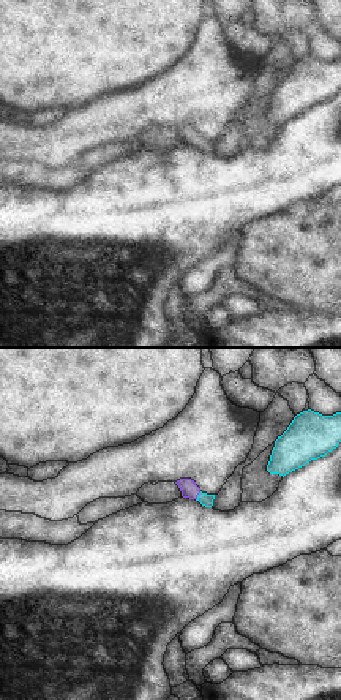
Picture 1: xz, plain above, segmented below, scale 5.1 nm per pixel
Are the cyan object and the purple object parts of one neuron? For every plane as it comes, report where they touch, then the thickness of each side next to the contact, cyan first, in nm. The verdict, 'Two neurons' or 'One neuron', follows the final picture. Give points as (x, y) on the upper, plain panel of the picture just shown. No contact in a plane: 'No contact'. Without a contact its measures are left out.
Touches cyan at (198, 143). Thickness 70 nm (cyan) against 90 nm

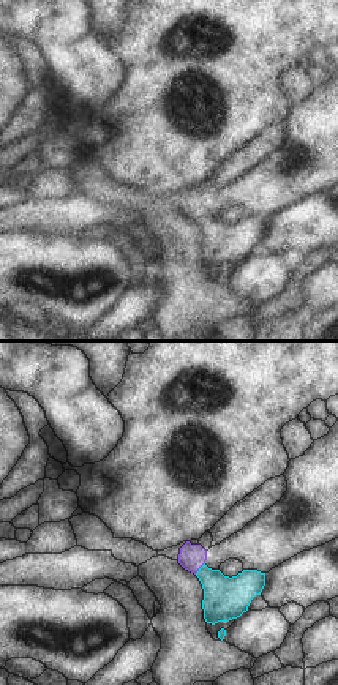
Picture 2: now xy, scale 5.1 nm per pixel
Touches cyan at (199, 215). Thickness 220 nm (cyan) against 140 nm

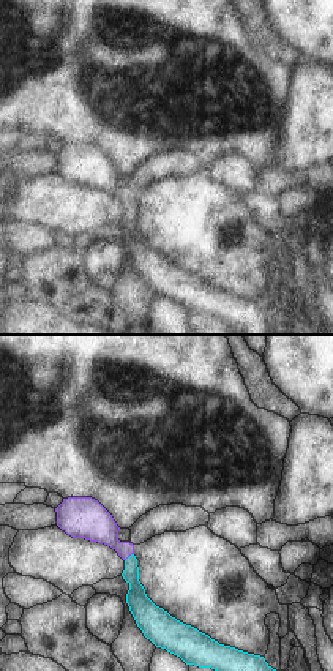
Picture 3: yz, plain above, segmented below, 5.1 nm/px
Touches cyan at (128, 204). Thickness 110 nm (cyan) against 180 nm

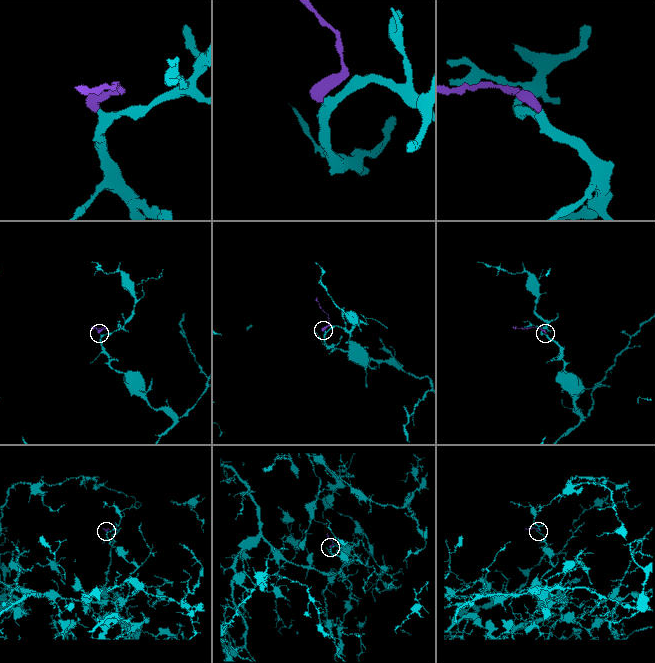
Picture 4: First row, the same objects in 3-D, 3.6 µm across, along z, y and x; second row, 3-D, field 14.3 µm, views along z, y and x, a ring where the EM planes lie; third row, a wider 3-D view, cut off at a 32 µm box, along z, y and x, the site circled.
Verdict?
One neuron

